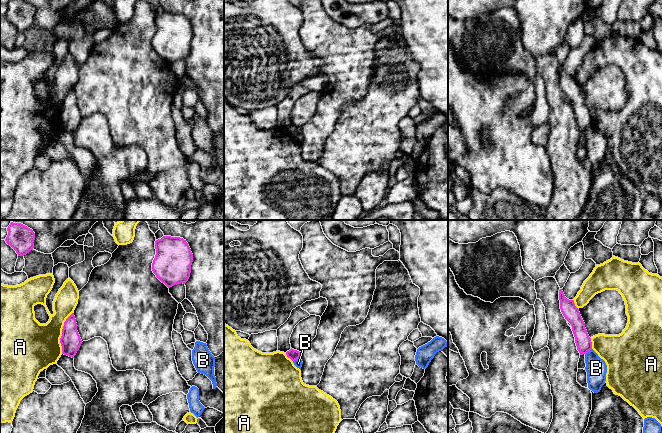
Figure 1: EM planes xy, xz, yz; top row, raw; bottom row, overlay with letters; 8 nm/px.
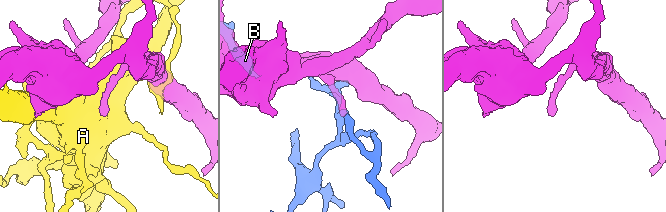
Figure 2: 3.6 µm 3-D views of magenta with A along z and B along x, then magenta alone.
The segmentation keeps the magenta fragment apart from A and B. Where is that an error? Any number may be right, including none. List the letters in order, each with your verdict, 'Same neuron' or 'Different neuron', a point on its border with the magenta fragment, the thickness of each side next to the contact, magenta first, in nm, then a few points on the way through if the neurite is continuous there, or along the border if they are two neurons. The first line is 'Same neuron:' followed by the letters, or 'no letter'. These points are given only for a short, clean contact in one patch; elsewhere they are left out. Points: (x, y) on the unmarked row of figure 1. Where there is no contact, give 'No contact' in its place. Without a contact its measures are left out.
Same neuron: no letter
A: Different neuron. Touches magenta at xy (62, 109). Thickness 160 nm (magenta) against 380 nm
B: Different neuron. Touches magenta at xz (296, 135). Thickness 80 nm (magenta) against 70 nm. Boundary: xz (299, 133), (293, 137)

